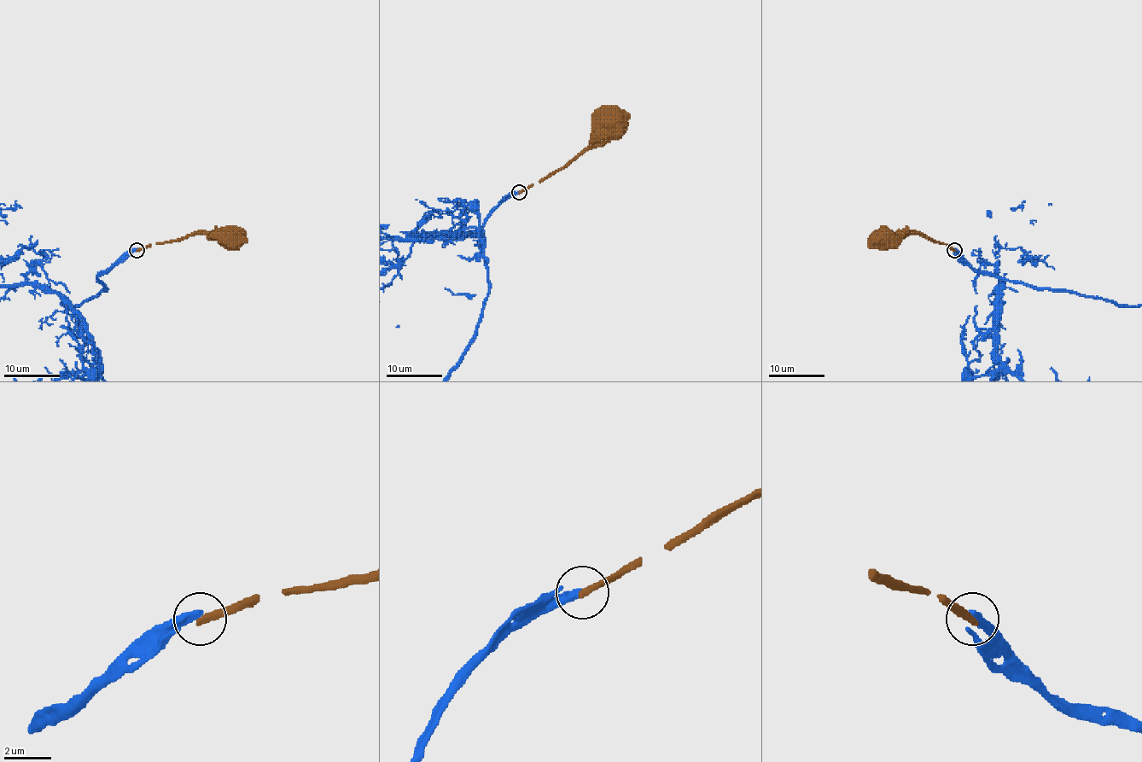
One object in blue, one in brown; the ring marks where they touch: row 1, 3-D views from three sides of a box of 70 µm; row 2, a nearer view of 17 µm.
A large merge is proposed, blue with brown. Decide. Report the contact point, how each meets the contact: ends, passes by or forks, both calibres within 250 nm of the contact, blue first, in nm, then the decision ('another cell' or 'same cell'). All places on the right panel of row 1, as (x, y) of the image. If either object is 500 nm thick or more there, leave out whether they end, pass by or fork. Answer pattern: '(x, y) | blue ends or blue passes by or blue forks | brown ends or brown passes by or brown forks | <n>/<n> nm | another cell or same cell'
(954, 250) | blue ends | brown ends | 360/320 nm | another cell

